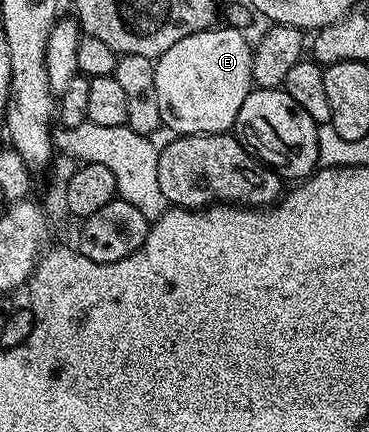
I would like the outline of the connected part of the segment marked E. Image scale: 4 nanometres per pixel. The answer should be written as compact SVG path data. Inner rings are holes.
M222 25L221 30L218 28L210 28L203 32L195 32L191 36L183 36L183 40L179 40L179 44L171 44L171 48L167 48L167 52L163 52L155 59L155 92L159 95L159 116L161 117L162 127L174 135L183 134L223 134L232 131L237 124L239 116L239 108L243 108L243 100L247 100L249 91L254 89L253 85L253 46L251 42L245 39L246 35L239 30L233 30L227 25Z

